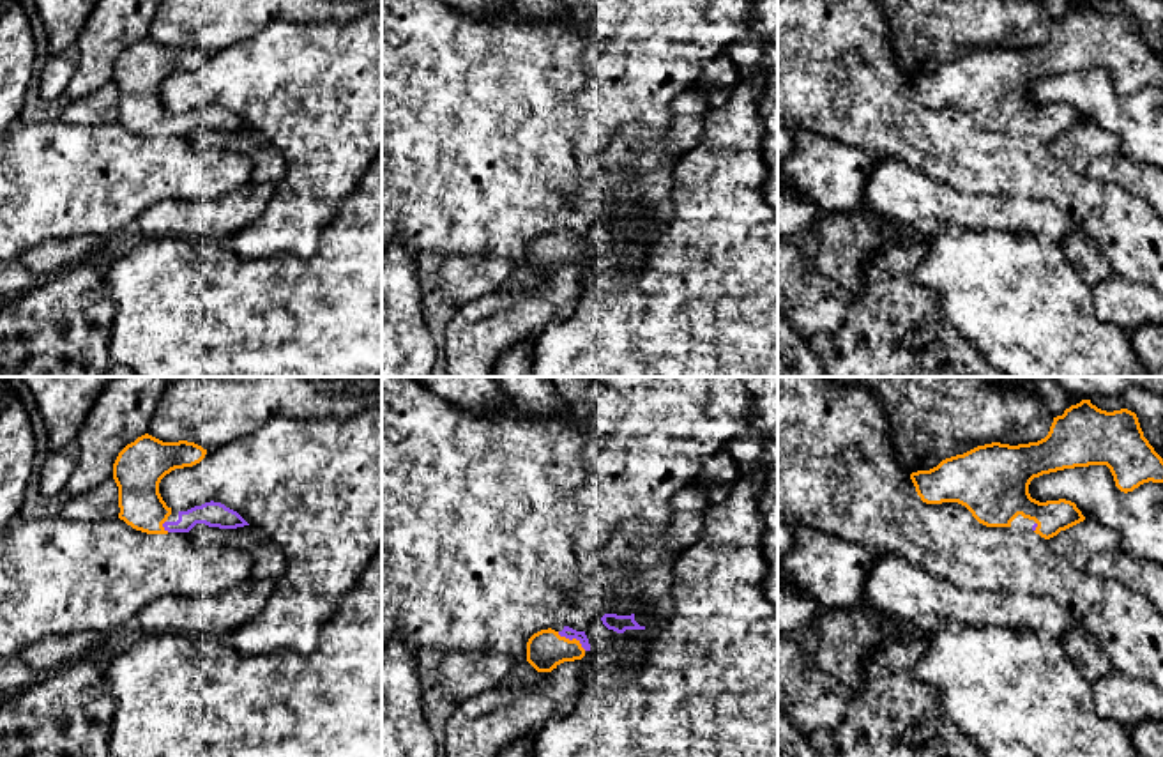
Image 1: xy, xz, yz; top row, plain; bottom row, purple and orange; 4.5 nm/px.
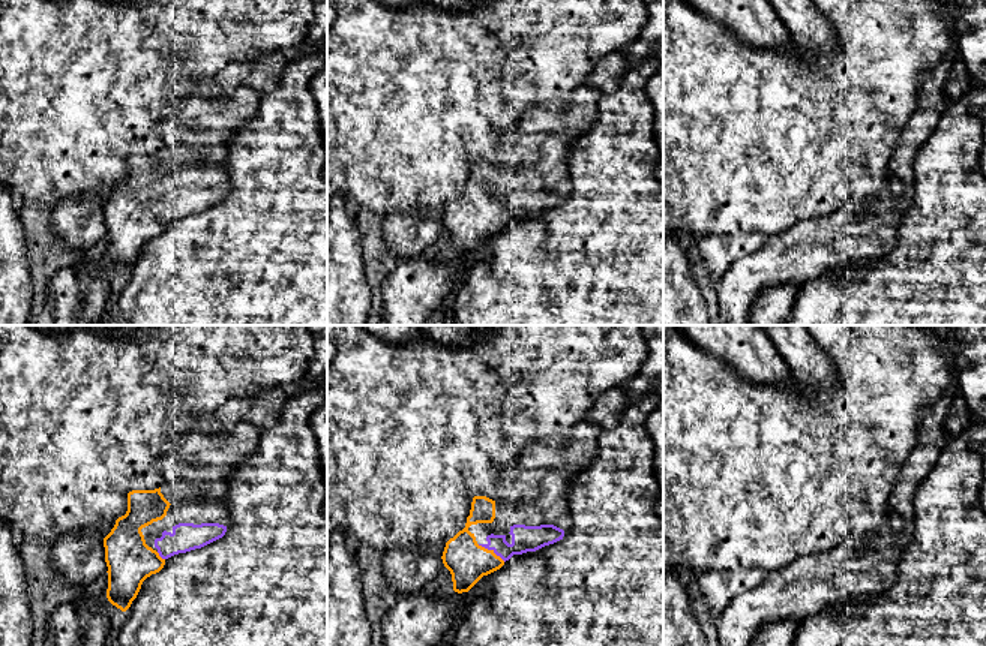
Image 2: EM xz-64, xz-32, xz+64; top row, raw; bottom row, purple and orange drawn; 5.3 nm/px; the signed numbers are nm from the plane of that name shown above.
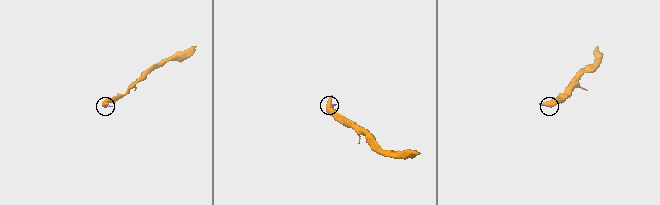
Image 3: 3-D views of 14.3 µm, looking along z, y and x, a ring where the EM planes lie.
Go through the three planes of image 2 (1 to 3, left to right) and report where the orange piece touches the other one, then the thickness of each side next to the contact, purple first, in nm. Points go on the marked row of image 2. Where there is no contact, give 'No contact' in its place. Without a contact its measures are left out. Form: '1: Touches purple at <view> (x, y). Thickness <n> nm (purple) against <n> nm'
1: Touches purple at xz-64 (161, 556). Thickness 150 nm (purple) against 240 nm
2: Touches purple at xz-32 (491, 549). Thickness 140 nm (purple) against 220 nm
3: No contact

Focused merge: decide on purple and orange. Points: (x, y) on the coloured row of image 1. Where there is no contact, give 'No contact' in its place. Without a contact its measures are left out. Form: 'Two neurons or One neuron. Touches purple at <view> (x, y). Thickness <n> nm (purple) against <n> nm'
One neuron. Touches purple at xz (571, 639). Thickness 50 nm (purple) against 180 nm

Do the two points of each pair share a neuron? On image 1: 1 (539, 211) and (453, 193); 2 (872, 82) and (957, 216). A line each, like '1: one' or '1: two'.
1: one
2: two

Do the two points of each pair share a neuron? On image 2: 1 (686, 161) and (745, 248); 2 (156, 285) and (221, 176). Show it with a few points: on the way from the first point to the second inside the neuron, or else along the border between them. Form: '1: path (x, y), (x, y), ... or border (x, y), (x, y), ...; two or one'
1: border (767, 236), (760, 233), (712, 234), (703, 240); two
2: border (221, 165), (230, 183), (227, 191); two

